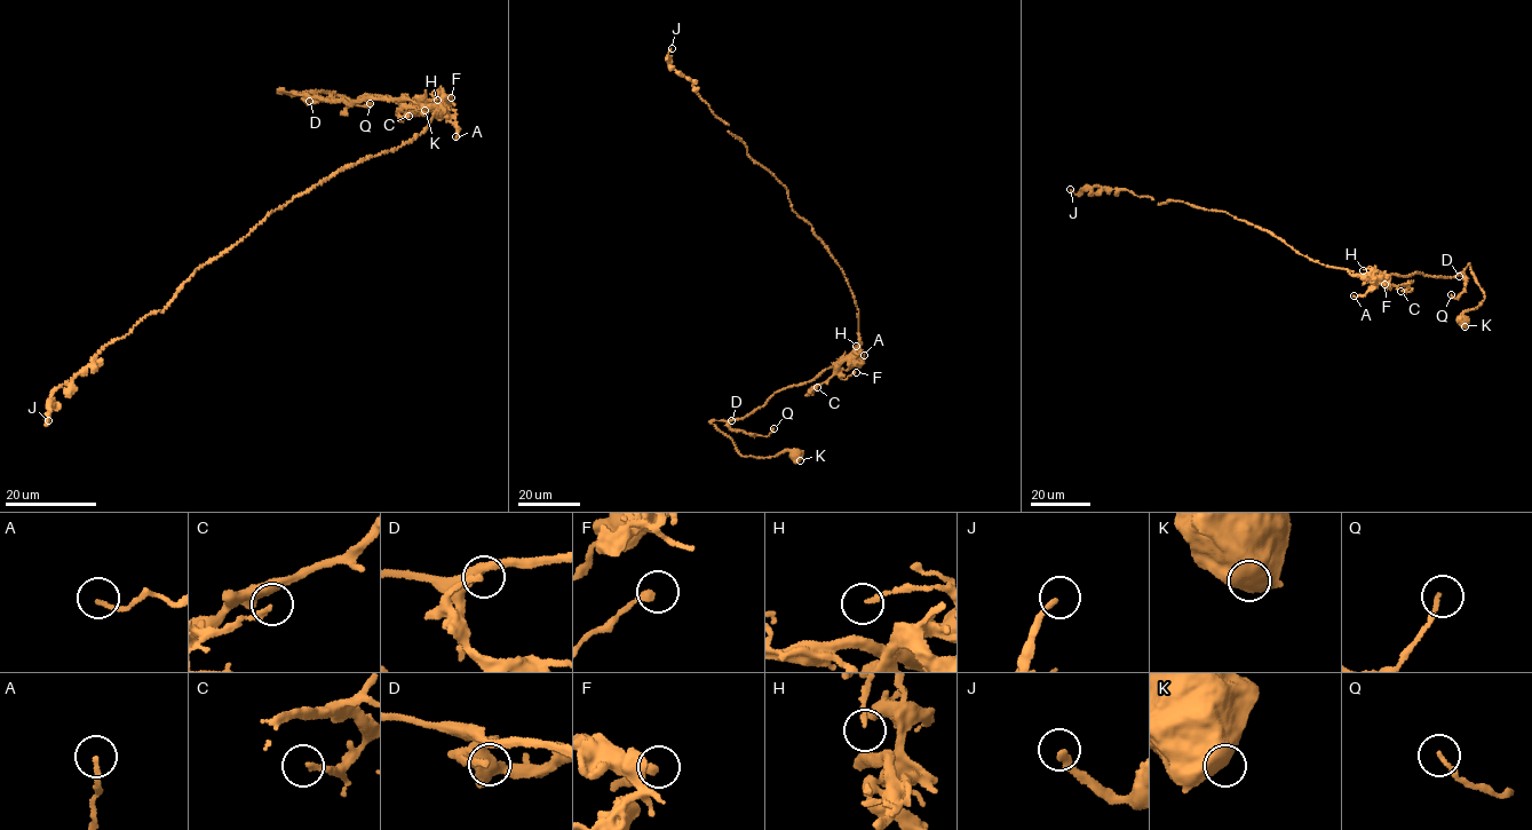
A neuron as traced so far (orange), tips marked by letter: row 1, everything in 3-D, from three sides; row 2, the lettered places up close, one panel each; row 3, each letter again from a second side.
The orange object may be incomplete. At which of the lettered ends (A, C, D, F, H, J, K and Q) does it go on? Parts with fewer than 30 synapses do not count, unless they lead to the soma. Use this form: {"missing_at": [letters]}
{"missing_at": []}

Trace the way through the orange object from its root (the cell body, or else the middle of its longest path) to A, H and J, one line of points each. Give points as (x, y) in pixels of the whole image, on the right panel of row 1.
A: (1298, 252), (1324, 266), (1348, 269), (1352, 275), (1372, 283), (1365, 294), (1354, 295)
H: (1298, 252), (1324, 266), (1348, 269), (1352, 275), (1366, 275), (1373, 269), (1363, 270)
J: (1298, 252), (1225, 212), (1173, 200), (1158, 204), (1098, 186), (1078, 195), (1070, 189)

